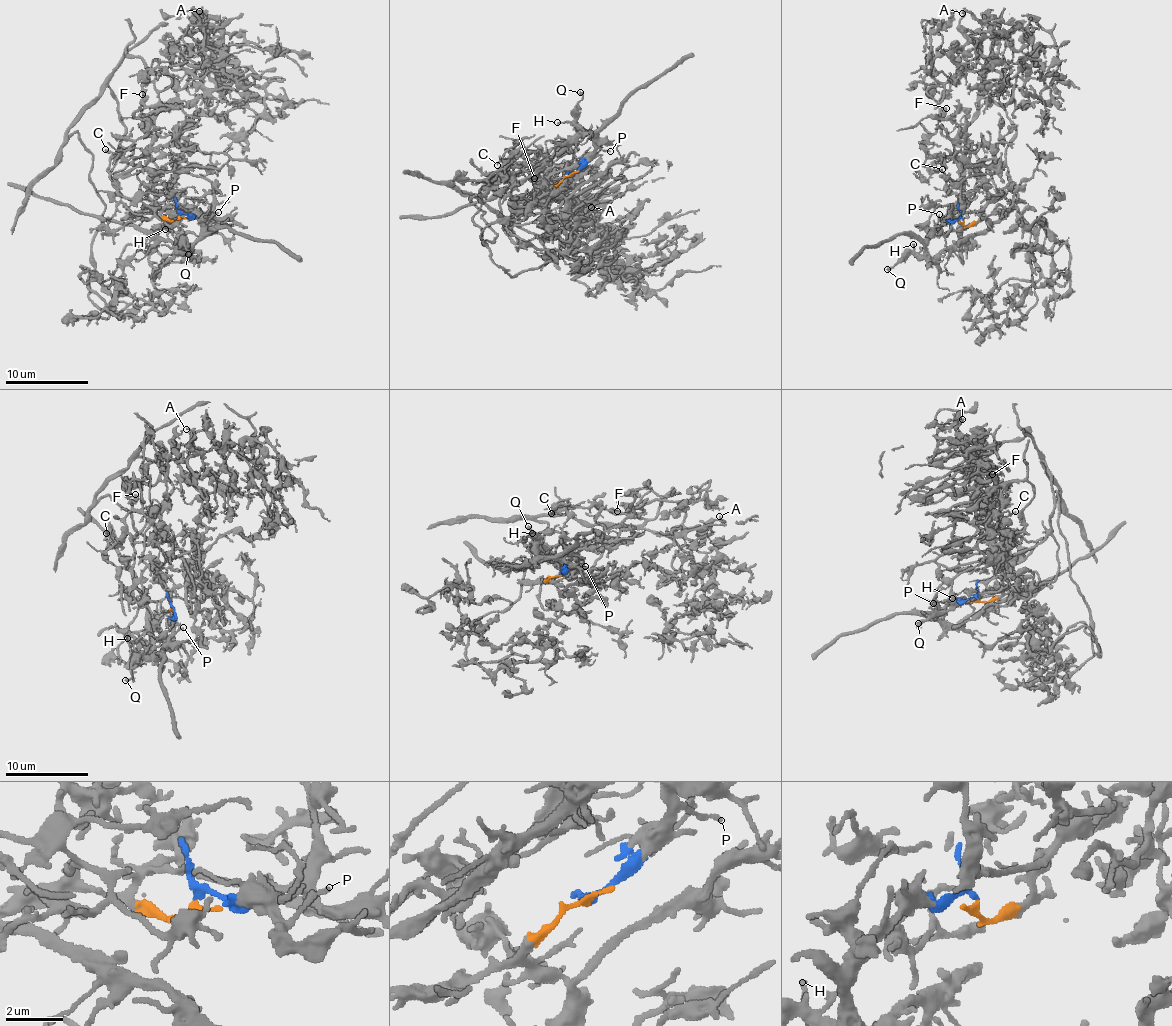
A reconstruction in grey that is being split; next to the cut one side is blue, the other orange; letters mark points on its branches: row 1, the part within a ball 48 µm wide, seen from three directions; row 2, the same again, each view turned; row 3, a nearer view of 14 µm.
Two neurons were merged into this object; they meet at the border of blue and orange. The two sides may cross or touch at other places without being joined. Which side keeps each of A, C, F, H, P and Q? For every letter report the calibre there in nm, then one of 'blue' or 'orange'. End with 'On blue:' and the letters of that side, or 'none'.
A: 120 nm thick; orange
C: 170 nm thick; orange
F: 360 nm thick; orange
H: 130 nm thick; blue
P: 170 nm thick; blue
Q: 220 nm thick; blue
On blue: H, P, Q

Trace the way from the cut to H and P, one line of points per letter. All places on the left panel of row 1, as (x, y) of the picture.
H: (179, 215), (193, 215), (202, 222), (202, 234), (183, 245), (164, 230)
P: (179, 215), (198, 215), (206, 221), (218, 211)

